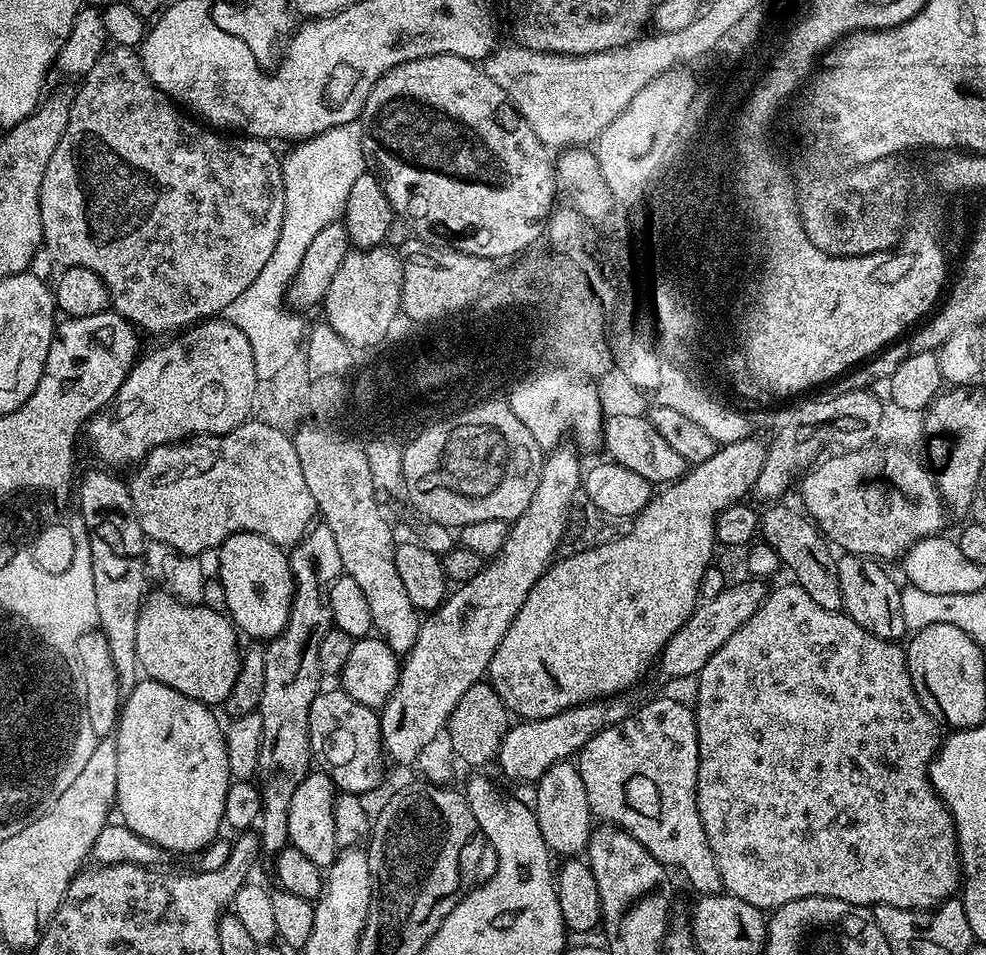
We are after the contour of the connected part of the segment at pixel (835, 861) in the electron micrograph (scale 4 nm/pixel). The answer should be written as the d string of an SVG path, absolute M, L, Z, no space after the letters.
M787 582L781 588L776 588L765 595L764 600L760 603L760 608L751 618L743 624L726 642L722 642L720 649L714 653L702 666L698 674L696 684L696 704L694 711L696 714L696 733L698 734L698 750L700 751L700 761L698 762L698 782L696 783L696 801L698 810L702 818L702 826L706 830L706 838L714 858L718 862L718 870L722 874L724 883L723 891L729 896L742 898L742 902L750 902L750 906L761 910L775 910L786 906L786 902L794 902L798 898L810 898L811 896L825 896L826 898L838 898L842 902L851 904L863 904L865 906L875 906L885 904L886 906L898 906L899 908L915 908L917 910L927 910L936 908L945 900L955 897L962 888L962 869L960 867L960 844L956 841L956 827L952 821L952 813L944 805L940 795L932 789L932 781L928 778L928 766L937 748L942 743L941 725L937 717L931 716L922 706L918 694L912 685L912 679L908 673L908 657L905 649L899 643L891 640L880 640L876 636L871 636L858 622L854 622L843 611L831 612L822 610L806 590L802 590L800 585L795 582Z

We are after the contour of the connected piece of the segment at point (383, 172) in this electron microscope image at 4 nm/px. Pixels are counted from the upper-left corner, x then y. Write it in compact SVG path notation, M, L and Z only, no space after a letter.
M423 56L417 60L400 64L396 68L391 68L376 83L374 90L370 90L370 98L366 98L364 109L358 117L358 123L362 130L362 146L367 163L374 169L380 183L384 185L384 193L390 202L393 213L399 219L401 216L420 235L417 237L423 243L447 246L449 249L465 252L471 256L512 258L531 249L535 245L532 243L542 236L542 229L554 208L552 199L558 196L558 181L553 157L550 155L549 149L545 148L534 134L534 130L530 130L528 123L520 117L520 111L510 103L502 86L490 82L490 78L484 73L484 69L479 63L461 56Z

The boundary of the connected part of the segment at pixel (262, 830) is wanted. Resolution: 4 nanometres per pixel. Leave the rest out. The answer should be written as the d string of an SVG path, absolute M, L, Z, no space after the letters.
M322 522L309 528L308 533L296 543L291 549L290 559L296 587L292 595L292 609L284 629L267 641L264 650L266 682L258 709L262 718L262 746L258 750L256 767L260 789L258 831L263 851L269 854L289 847L290 802L294 799L294 790L298 790L298 782L308 776L313 763L308 723L310 702L314 702L314 698L322 690L318 642L322 642L322 634L326 634L334 626L328 587L344 570L334 534L330 534L330 530Z

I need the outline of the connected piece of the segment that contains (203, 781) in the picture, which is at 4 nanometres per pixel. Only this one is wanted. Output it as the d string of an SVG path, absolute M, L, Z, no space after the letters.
M141 679L128 696L123 697L122 707L120 709L120 720L116 724L116 745L118 746L118 790L116 791L115 807L118 809L119 819L134 834L138 834L143 840L149 840L151 844L157 844L165 853L168 852L192 852L199 854L206 845L211 844L213 840L221 835L220 828L224 824L224 811L226 810L226 794L230 777L228 774L228 759L226 758L226 746L224 745L225 729L220 728L216 721L216 716L211 707L203 704L201 700L186 698L186 694L178 694L170 686L166 686L157 680Z

